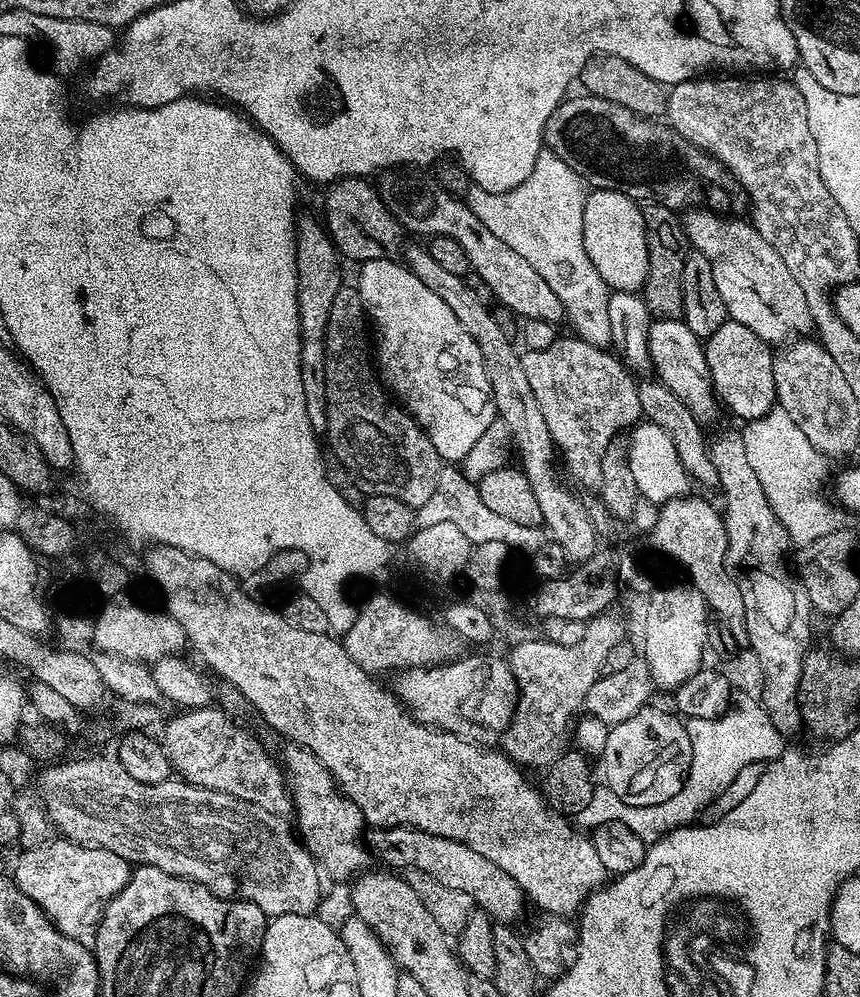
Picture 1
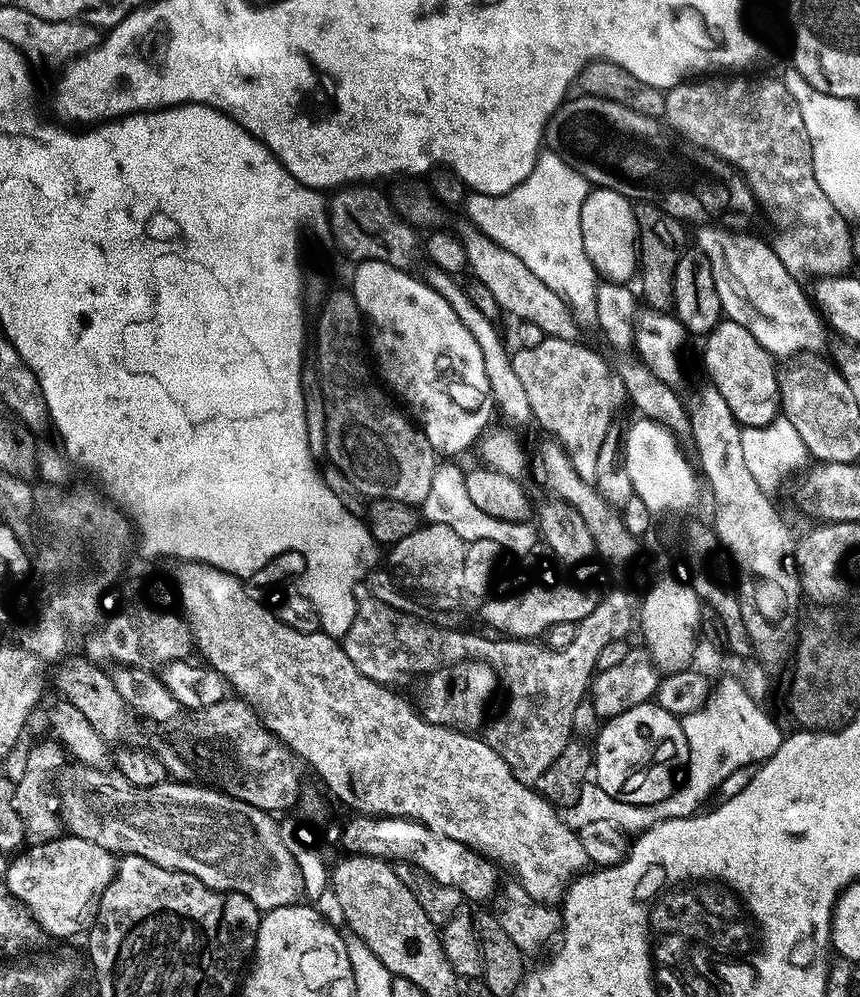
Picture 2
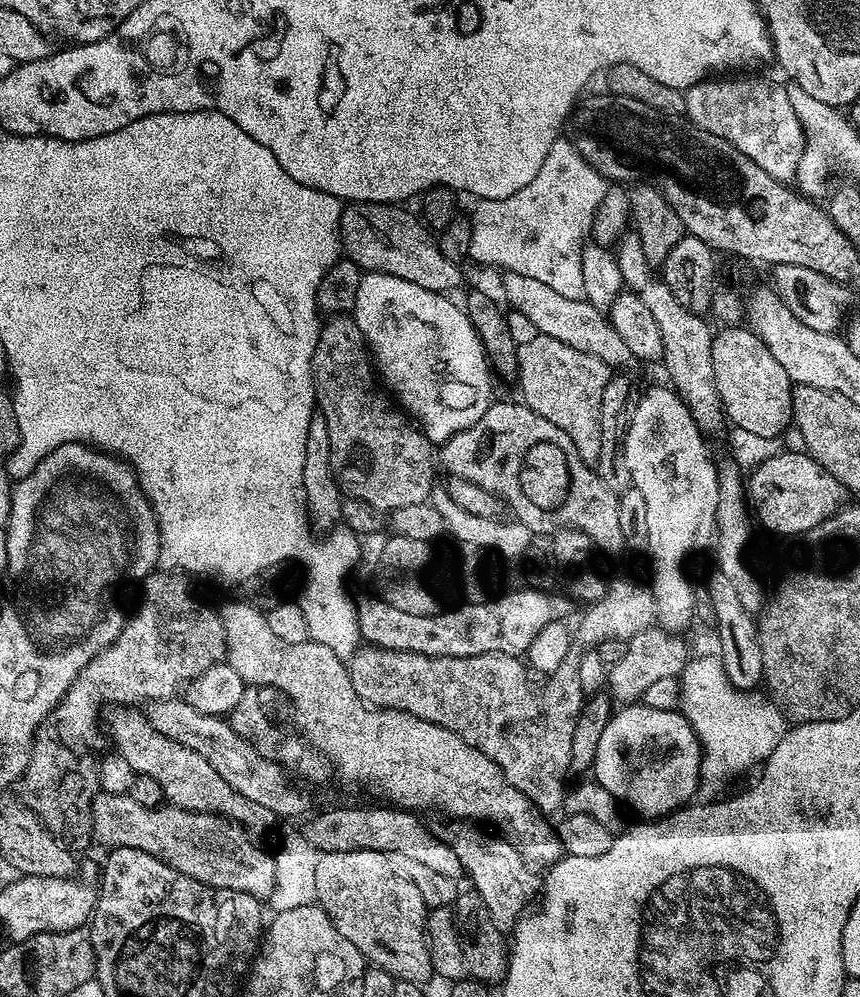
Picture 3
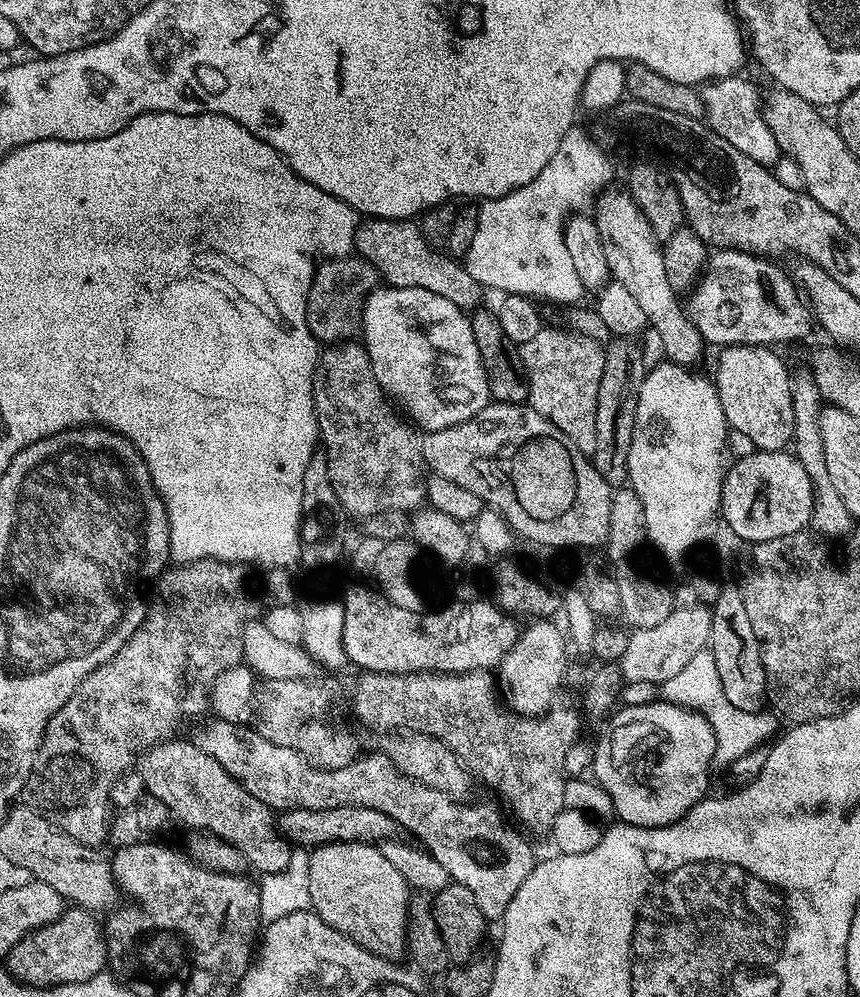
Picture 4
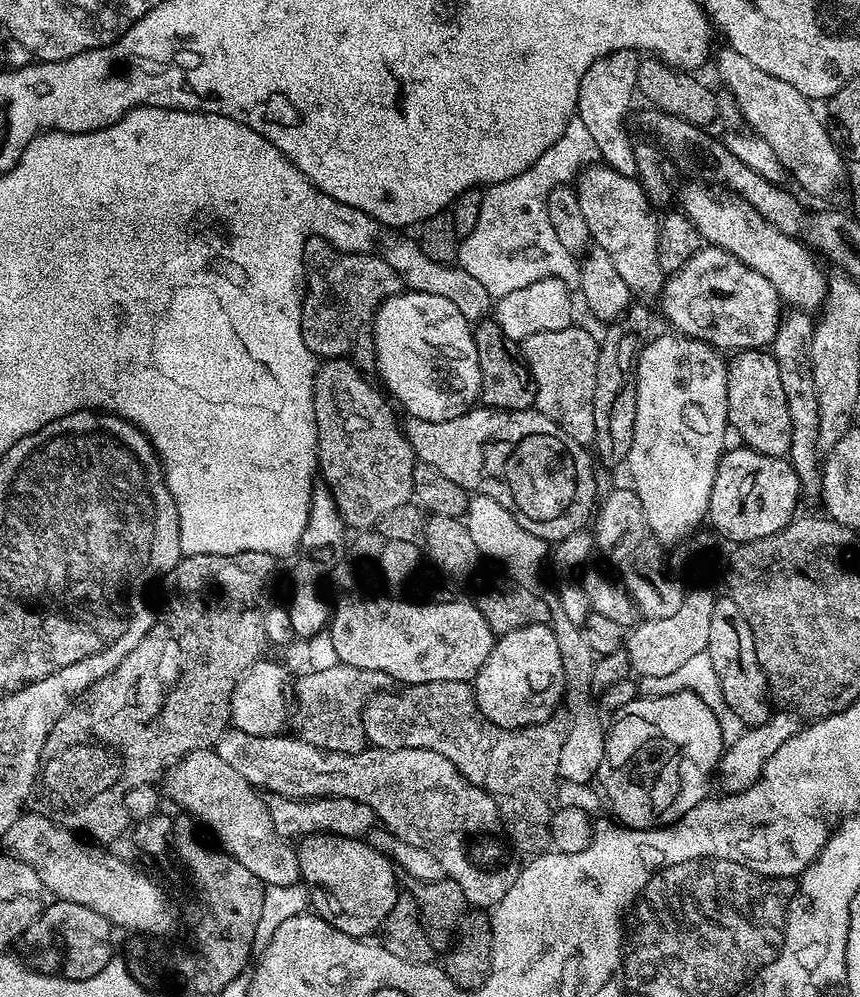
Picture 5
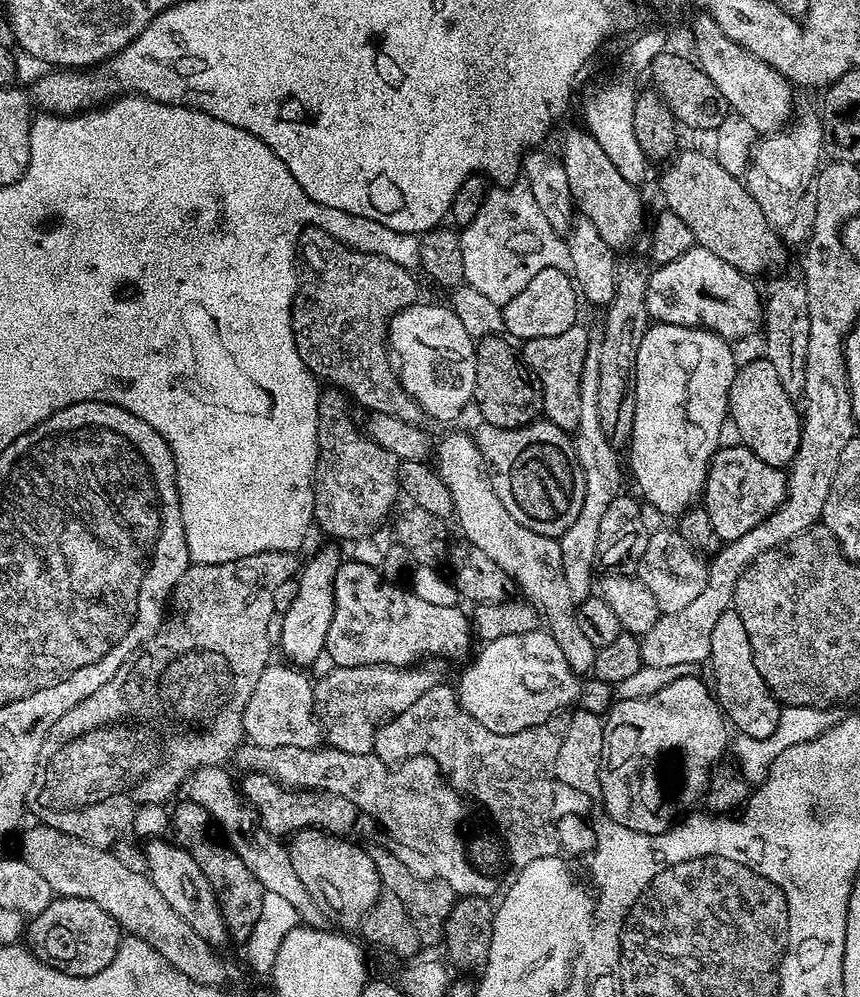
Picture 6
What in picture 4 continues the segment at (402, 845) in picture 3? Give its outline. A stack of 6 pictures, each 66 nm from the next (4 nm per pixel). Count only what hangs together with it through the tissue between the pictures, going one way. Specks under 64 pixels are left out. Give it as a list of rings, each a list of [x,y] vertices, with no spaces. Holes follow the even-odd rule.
[[[345,804],[324,810],[285,808],[279,813],[278,827],[283,839],[304,850],[311,850],[319,844],[330,842],[362,842],[379,845],[381,840],[395,840],[398,836],[398,825],[394,818],[382,814],[382,810],[370,810],[366,806]]]

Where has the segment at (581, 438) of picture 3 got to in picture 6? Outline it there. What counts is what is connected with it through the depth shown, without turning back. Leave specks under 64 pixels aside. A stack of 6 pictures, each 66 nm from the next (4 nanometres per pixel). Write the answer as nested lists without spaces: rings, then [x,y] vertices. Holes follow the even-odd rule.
[[[579,323],[570,326],[570,330],[562,334],[553,334],[550,338],[534,338],[523,341],[522,344],[524,363],[535,371],[542,386],[543,415],[554,426],[569,434],[575,433],[578,426],[582,406],[580,397],[582,366],[586,362],[589,347],[588,332]]]

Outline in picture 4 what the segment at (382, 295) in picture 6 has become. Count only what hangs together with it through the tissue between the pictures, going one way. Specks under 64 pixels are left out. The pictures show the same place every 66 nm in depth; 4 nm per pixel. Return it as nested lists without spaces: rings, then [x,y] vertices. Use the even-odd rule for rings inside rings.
[[[337,254],[321,259],[315,265],[308,291],[308,325],[317,341],[324,346],[351,341],[364,323],[364,302],[377,287],[375,266],[359,255]]]

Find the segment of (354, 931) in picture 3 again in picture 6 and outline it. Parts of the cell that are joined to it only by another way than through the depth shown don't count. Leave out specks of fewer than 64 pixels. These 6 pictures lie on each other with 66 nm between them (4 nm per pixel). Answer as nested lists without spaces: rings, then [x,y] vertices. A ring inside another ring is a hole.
[[[303,828],[300,832],[293,832],[286,844],[290,854],[290,866],[294,866],[295,872],[298,873],[298,879],[306,890],[310,890],[310,898],[329,921],[332,920],[337,929],[352,930],[359,929],[360,923],[364,920],[364,915],[376,905],[376,900],[382,895],[382,885],[380,875],[372,861],[371,851],[359,848],[356,844],[351,844],[348,838],[344,836],[333,836],[331,832],[324,832],[320,828]]]

